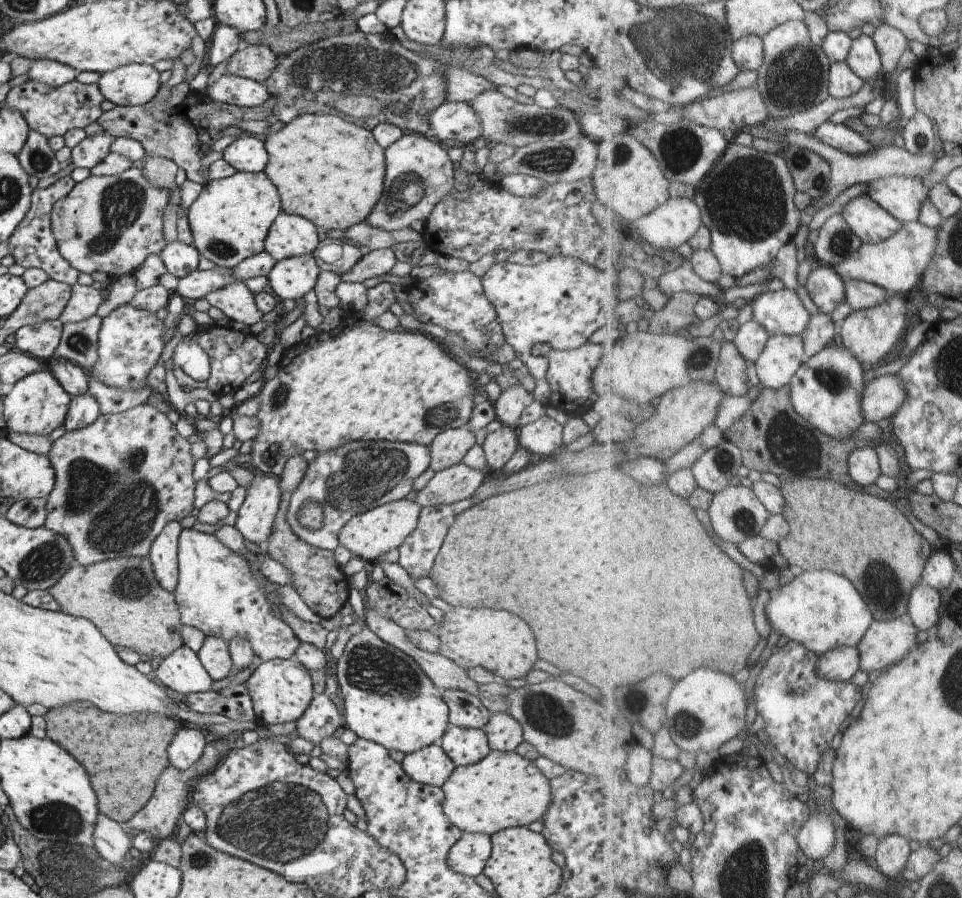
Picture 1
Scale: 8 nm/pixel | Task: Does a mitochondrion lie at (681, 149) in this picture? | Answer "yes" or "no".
yes

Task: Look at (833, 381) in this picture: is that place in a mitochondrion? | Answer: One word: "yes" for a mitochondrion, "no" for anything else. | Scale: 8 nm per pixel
yes

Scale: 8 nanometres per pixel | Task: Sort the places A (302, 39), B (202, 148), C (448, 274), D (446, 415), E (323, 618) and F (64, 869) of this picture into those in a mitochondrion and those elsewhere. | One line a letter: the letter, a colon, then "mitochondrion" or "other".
A: mitochondrion
B: other
C: other
D: mitochondrion
E: other
F: mitochondrion

